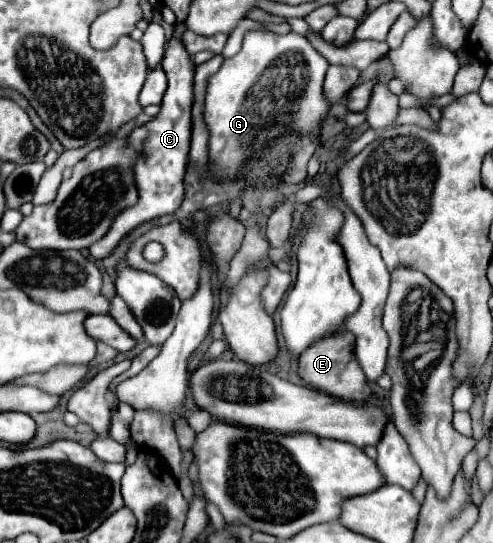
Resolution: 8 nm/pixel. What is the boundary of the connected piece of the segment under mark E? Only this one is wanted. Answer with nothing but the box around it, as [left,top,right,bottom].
[300,330,370,402]

